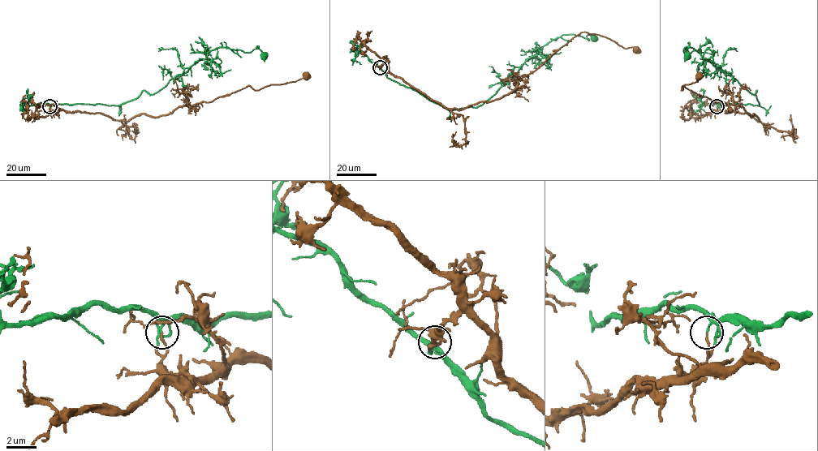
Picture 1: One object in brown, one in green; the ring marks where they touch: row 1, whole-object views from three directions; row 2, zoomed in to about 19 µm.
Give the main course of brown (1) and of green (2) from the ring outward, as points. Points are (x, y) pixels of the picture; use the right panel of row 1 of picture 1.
1: (716, 106), (712, 112), (748, 113), (759, 121), (742, 106), (714, 102), (684, 86), (681, 90), (699, 76)
2: (716, 106), (759, 105), (756, 90), (749, 92), (692, 48), (684, 52), (687, 48), (684, 48), (684, 61)

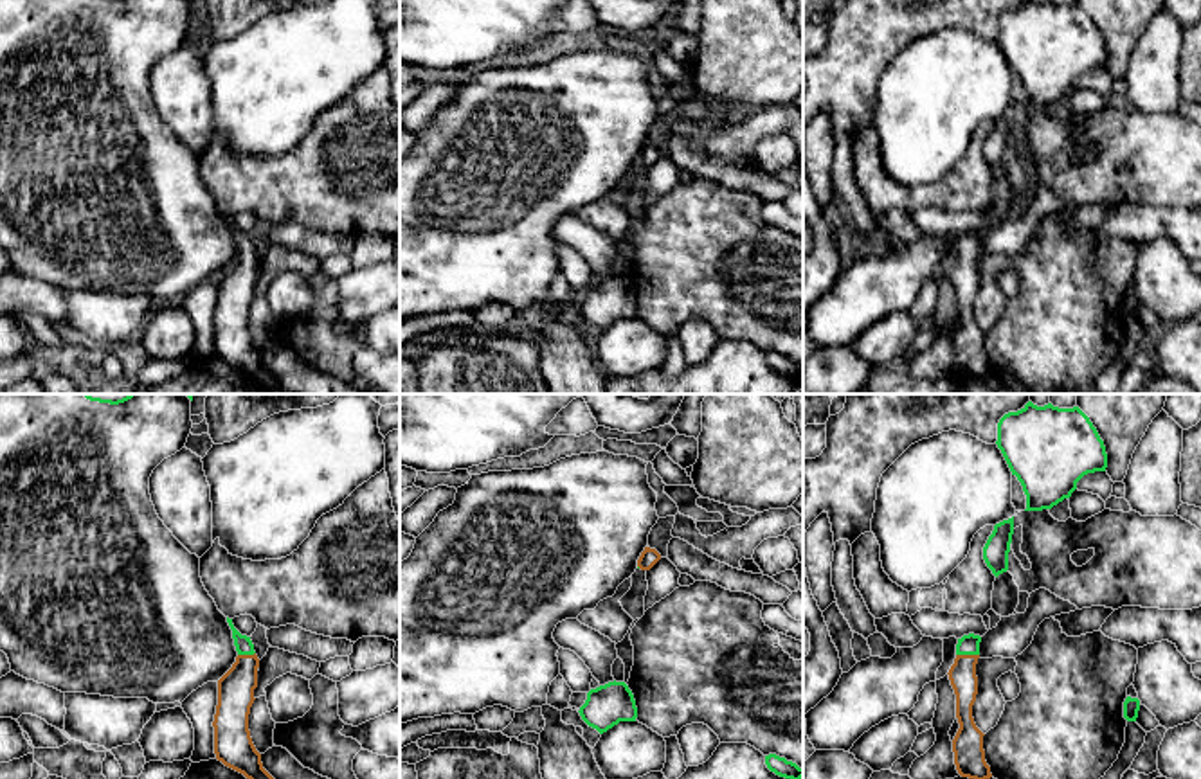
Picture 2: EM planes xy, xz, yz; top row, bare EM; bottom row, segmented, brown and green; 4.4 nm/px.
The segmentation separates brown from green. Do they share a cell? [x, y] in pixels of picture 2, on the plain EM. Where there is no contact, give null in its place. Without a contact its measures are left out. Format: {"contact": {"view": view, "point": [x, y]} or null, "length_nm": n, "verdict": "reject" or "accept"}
{"contact": {"view": "yz", "point": [967, 252]}, "length_nm": 100, "verdict": "reject"}

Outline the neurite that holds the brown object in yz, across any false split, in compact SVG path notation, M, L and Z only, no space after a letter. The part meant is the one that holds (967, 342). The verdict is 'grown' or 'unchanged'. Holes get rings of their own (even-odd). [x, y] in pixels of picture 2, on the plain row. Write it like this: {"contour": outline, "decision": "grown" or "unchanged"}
{"contour": "M956 252L949 266L949 277L956 291L956 315L960 326L953 336L954 362L962 374L990 376L990 363L985 358L983 329L972 315L972 302L978 291L976 261L980 252Z", "decision": "unchanged"}

